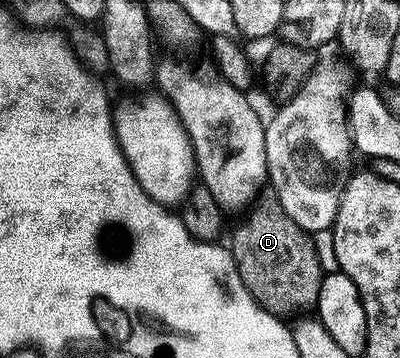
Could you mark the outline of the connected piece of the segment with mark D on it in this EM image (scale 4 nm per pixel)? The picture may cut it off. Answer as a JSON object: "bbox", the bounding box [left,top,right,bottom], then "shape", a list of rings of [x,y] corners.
{"bbox":[230,188,325,316],"shape":[[[270,188],[256,194],[250,209],[240,226],[233,228],[230,249],[242,284],[252,293],[253,302],[277,316],[284,316],[290,306],[300,310],[315,307],[325,271],[320,270],[313,235],[286,216],[286,208],[282,208]]]}

